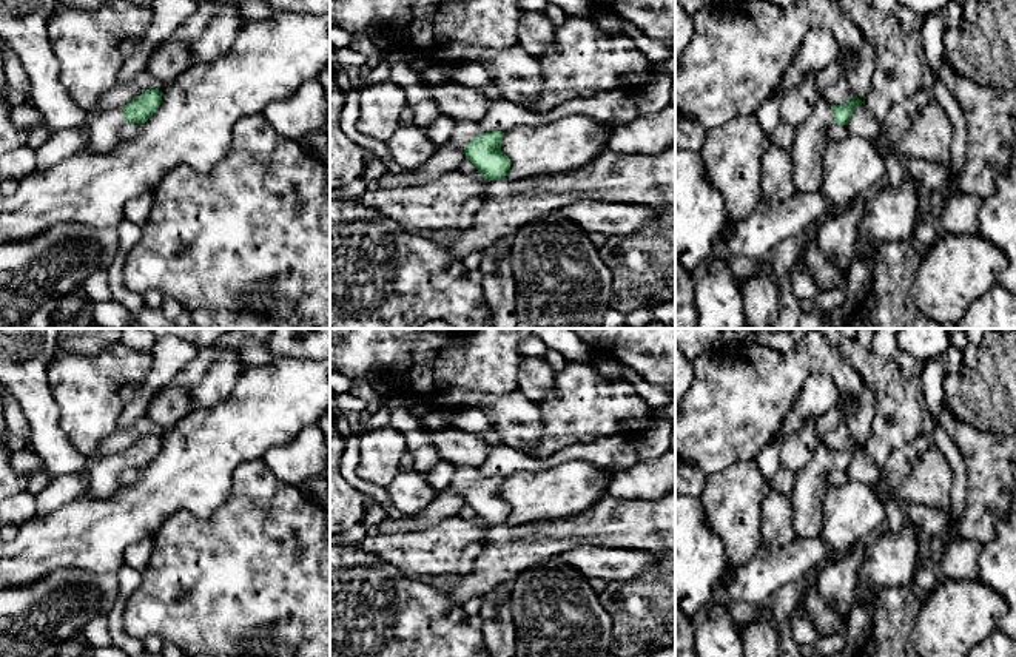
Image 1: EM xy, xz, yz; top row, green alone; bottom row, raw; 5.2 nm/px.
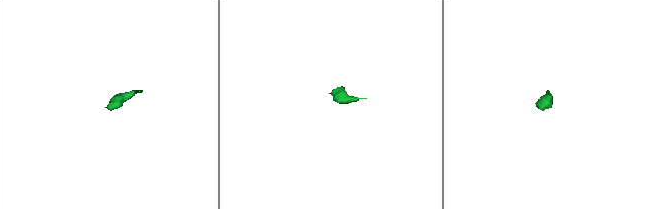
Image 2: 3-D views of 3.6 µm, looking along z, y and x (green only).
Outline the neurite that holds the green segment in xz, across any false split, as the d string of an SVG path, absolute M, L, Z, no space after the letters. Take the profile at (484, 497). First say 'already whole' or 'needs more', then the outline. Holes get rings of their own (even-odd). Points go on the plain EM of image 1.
needs more | M456 466L449 489L463 494L466 503L483 520L486 527L506 524L510 515L510 504L501 497L504 478L483 478L475 466Z

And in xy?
needs more | M146 435L122 453L111 453L91 469L88 495L91 498L108 498L119 492L119 475L125 469L145 469L160 452L162 436Z

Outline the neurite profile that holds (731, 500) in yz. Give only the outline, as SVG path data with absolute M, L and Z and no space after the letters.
M755 460L708 475L698 498L708 526L723 543L726 566L745 566L763 544L762 501L771 489Z

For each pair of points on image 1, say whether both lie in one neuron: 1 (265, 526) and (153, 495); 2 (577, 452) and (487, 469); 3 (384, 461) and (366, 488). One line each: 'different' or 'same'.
1: different
2: same
3: different

